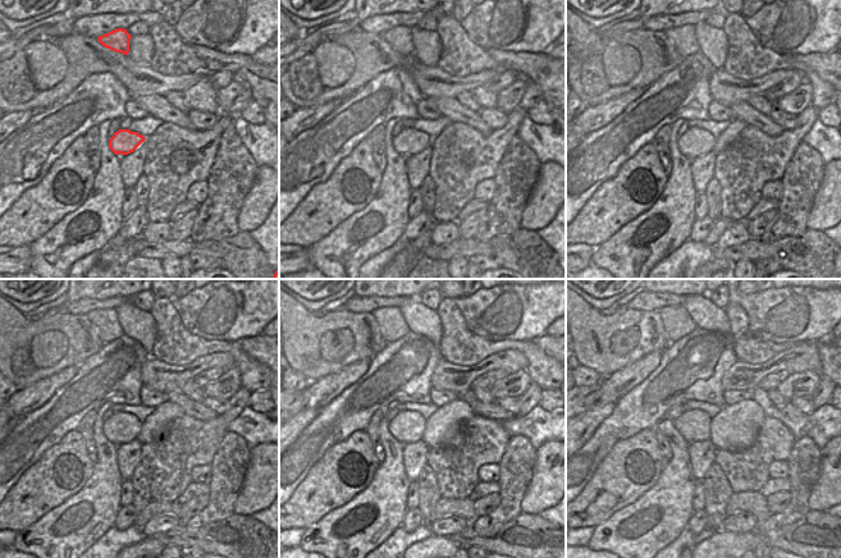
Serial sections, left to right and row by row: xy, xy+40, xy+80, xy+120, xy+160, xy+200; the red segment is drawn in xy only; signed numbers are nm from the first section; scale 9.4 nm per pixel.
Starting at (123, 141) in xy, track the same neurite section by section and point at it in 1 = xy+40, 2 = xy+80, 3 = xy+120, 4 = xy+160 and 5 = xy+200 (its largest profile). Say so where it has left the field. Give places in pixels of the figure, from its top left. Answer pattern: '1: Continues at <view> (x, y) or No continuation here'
1: Continues at xy+40 (410, 141)
2: Continues at xy+80 (695, 142)
3: Continues at xy+120 (122, 428)
4: Continues at xy+160 (407, 426)
5: Continues at xy+200 (694, 425).

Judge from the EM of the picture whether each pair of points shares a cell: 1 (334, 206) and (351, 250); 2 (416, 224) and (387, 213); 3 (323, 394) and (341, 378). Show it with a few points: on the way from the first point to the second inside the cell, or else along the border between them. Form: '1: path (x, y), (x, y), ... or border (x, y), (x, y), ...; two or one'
1: border (365, 205), (360, 210), (353, 211), (318, 242); two
2: border (410, 219), (402, 236); two
3: path (327, 390), (337, 382); one

